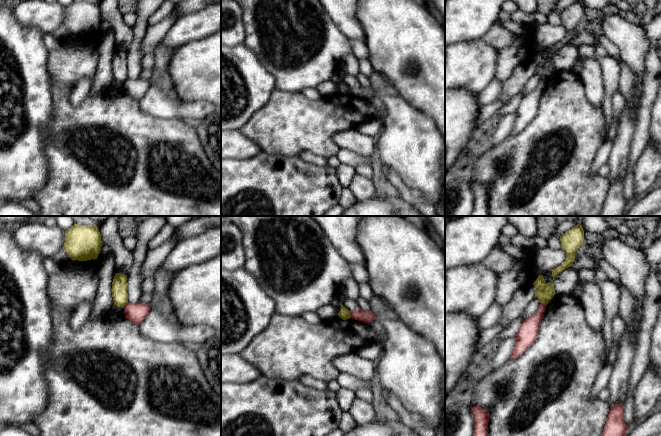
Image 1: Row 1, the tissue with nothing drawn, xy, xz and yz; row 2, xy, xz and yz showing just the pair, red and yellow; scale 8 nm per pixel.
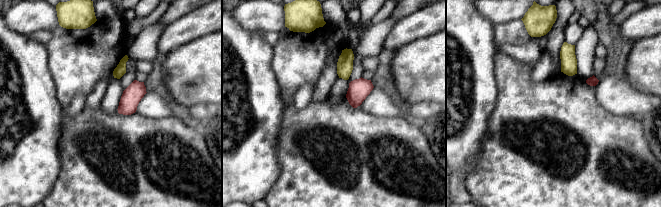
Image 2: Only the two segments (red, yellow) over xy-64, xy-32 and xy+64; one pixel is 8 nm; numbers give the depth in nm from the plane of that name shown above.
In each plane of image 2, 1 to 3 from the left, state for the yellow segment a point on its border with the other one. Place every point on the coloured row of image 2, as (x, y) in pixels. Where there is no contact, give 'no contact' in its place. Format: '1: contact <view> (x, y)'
1: no contact
2: no contact
3: no contact

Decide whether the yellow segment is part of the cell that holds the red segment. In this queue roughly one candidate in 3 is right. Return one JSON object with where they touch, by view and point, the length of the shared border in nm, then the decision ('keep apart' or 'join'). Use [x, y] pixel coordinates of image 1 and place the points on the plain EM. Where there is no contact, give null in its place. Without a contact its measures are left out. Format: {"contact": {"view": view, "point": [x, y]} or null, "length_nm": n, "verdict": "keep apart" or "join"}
{"contact": {"view": "xz", "point": [350, 90]}, "length_nm": 60, "verdict": "keep apart"}

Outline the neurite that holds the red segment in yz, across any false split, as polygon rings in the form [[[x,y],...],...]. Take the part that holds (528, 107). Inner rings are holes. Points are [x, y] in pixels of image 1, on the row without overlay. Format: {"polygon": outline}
{"polygon": [[[540,80],[537,87],[522,98],[516,111],[514,126],[509,136],[520,133],[536,116],[546,82],[545,80]]]}

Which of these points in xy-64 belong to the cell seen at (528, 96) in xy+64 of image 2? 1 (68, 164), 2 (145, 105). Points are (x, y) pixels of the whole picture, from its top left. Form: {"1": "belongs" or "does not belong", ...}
{"1": "belongs", "2": "does not belong"}

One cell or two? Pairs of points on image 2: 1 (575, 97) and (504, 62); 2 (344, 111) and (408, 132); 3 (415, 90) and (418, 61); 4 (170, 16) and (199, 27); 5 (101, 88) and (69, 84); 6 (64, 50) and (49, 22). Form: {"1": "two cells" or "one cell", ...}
{"1": "one cell", "2": "one cell", "3": "one cell", "4": "two cells", "5": "two cells", "6": "two cells"}

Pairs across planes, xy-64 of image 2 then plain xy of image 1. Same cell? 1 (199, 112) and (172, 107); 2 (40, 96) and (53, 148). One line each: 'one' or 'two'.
1: one
2: two

